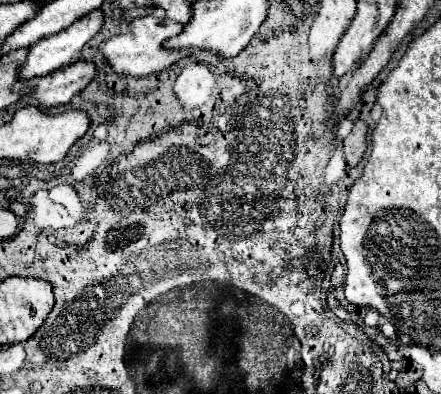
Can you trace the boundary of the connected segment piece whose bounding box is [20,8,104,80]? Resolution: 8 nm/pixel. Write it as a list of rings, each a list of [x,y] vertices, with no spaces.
[[[98,8],[86,14],[84,18],[76,20],[60,34],[36,42],[30,48],[26,64],[20,68],[20,80],[38,78],[72,64],[74,56],[78,56],[80,50],[86,46],[86,42],[90,42],[100,32],[102,24],[104,12]]]

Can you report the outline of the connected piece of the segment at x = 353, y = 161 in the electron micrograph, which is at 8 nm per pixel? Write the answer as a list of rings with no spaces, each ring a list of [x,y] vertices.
[[[356,120],[350,136],[344,140],[344,158],[346,158],[348,166],[356,166],[360,162],[360,158],[366,150],[366,134],[368,134],[366,122]]]

